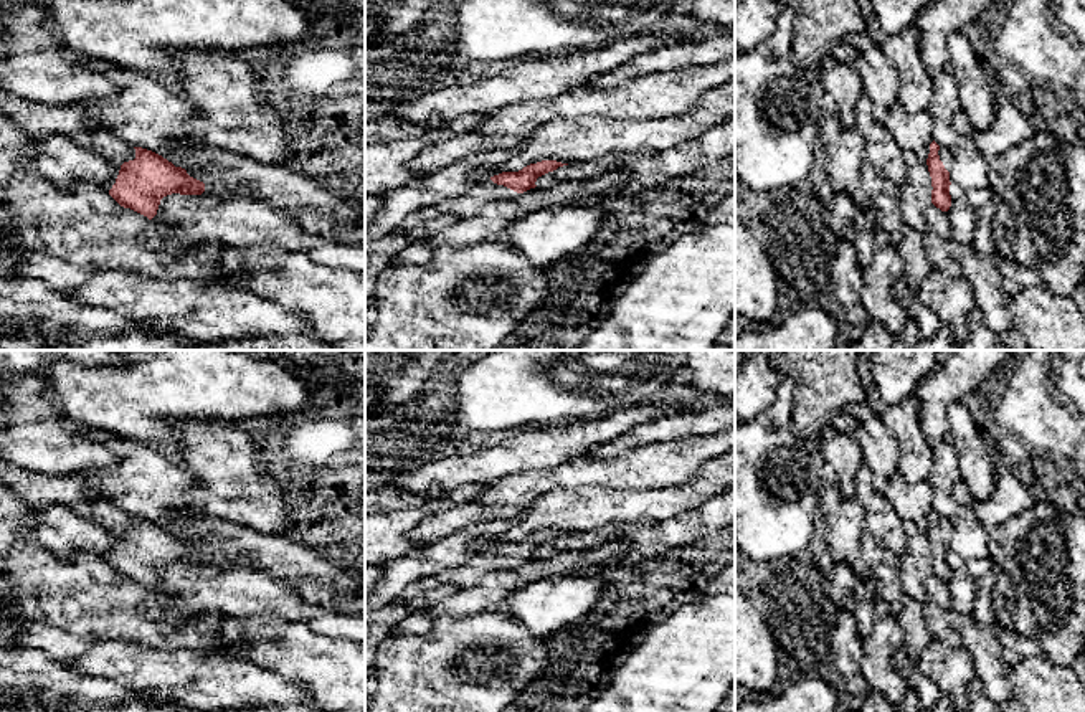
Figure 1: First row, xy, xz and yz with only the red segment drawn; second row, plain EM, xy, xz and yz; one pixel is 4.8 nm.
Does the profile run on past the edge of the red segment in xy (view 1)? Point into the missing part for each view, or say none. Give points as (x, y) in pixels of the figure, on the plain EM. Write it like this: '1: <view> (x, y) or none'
1: xy (108, 516)

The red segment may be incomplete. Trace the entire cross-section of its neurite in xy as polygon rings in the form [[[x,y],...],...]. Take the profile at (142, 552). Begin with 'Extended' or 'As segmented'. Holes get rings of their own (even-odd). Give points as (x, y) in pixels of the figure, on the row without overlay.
Extended. [[[106,501],[94,504],[92,520],[121,537],[109,565],[124,578],[149,590],[157,585],[160,570],[172,563],[201,565],[205,553],[190,547],[162,525],[132,517]]]

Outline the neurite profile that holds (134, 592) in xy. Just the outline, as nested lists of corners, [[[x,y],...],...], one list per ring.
[[[21,540],[0,552],[0,651],[17,648],[15,638],[21,626],[35,621],[71,634],[132,641],[142,648],[211,649],[218,641],[220,624],[226,618],[221,613],[188,611],[173,601],[157,608],[147,586],[121,577],[109,562],[88,553],[59,558],[36,540]],[[157,611],[175,613],[185,623],[165,634],[147,619]]]

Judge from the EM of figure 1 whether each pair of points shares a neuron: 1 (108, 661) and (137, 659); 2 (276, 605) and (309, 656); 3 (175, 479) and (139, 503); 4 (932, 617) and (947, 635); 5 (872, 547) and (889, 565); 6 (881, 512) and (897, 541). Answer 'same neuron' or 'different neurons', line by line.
1: same neuron
2: different neurons
3: same neuron
4: same neuron
5: same neuron
6: same neuron

